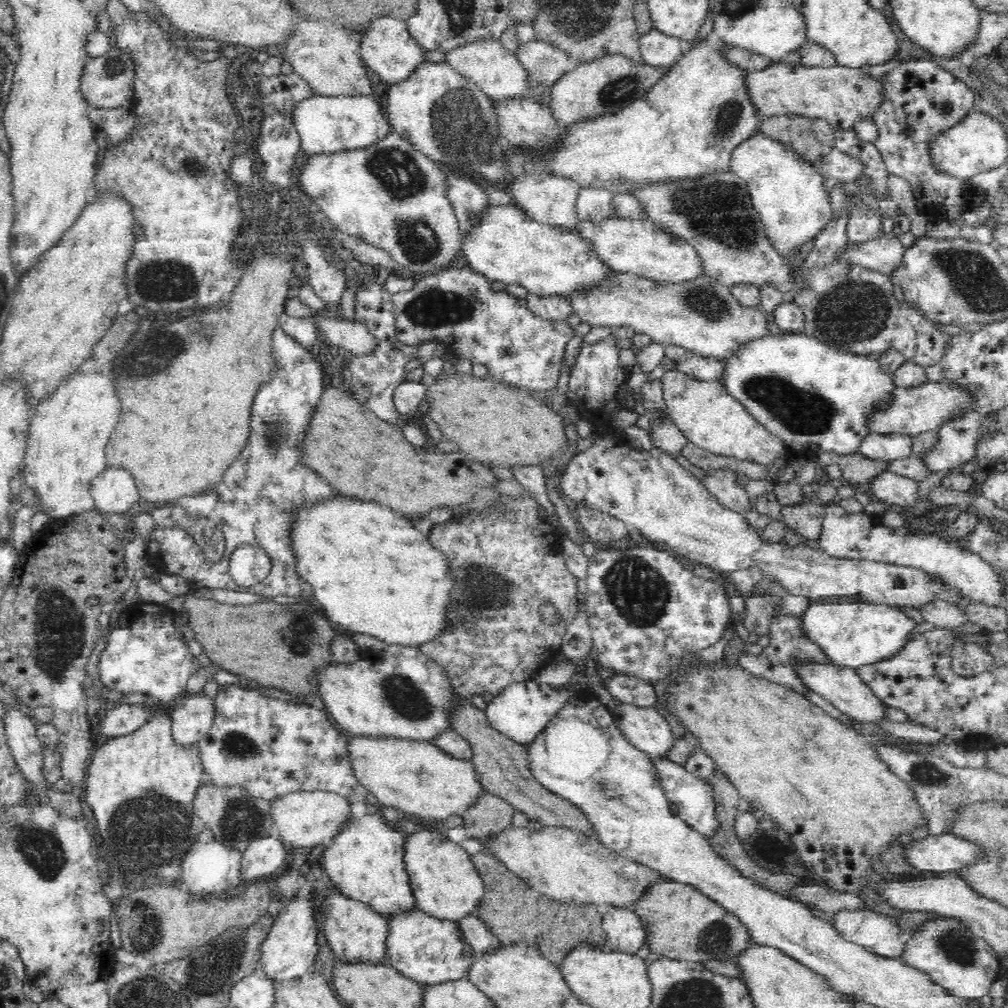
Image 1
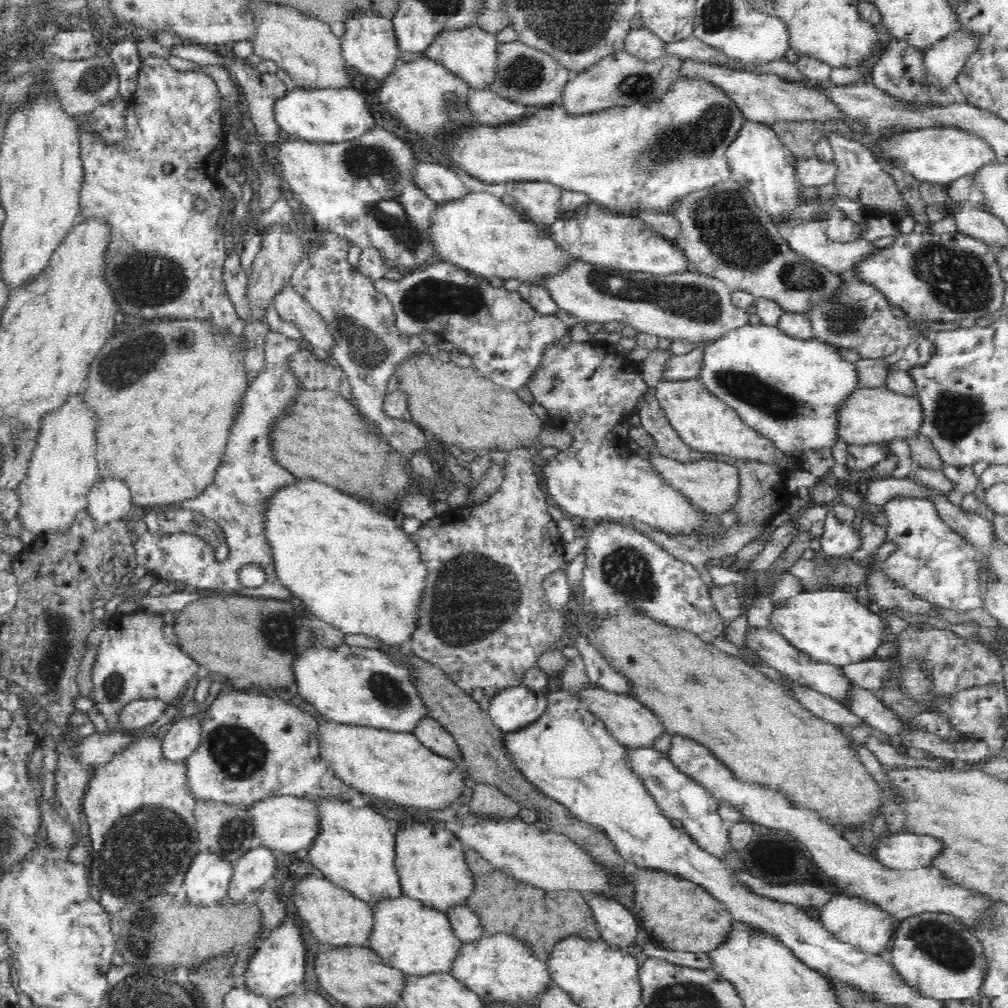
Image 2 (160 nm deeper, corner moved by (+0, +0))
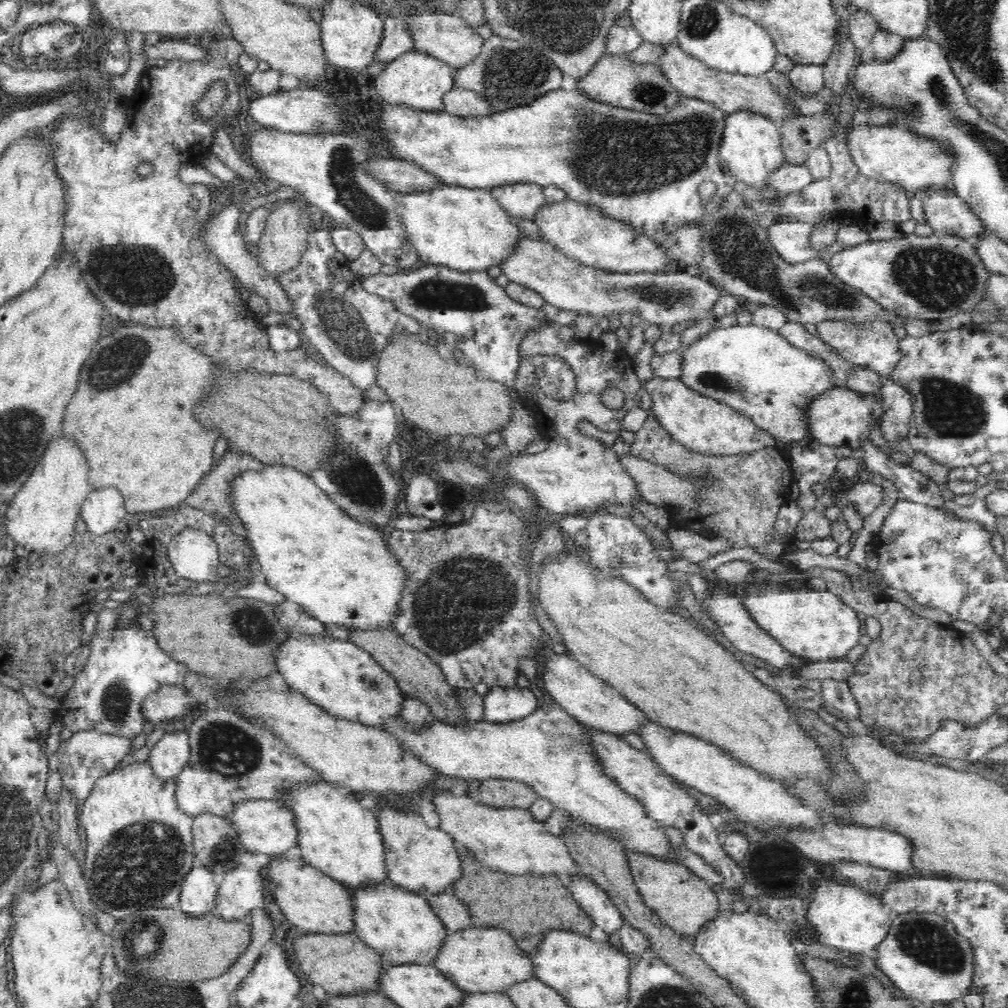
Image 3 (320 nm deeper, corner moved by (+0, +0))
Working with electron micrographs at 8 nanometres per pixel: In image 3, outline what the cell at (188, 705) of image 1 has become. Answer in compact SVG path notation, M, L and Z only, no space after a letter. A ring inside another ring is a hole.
M188 731L168 732L150 750L149 759L156 776L167 779L177 777L190 758Z

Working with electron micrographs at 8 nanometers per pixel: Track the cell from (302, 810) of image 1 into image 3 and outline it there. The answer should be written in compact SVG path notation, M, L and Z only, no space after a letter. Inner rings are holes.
M256 799L240 802L236 804L234 812L228 815L228 819L236 825L244 847L250 852L276 856L283 855L290 848L298 846L300 833L298 833L296 813L282 800Z

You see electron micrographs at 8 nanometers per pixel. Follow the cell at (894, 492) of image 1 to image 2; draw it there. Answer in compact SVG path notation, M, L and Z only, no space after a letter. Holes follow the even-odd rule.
M894 496L883 506L889 524L885 541L897 546L896 551L878 564L886 578L895 586L908 589L942 608L958 612L983 608L980 599L981 556L940 519L934 503L910 496Z

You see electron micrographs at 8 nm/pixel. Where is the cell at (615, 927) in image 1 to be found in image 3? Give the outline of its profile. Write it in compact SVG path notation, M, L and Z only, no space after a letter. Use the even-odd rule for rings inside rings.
M579 873L572 876L568 889L572 891L572 896L588 913L593 923L598 928L602 928L607 936L620 933L622 926L627 924L624 915L618 910L607 892L593 884L587 875Z

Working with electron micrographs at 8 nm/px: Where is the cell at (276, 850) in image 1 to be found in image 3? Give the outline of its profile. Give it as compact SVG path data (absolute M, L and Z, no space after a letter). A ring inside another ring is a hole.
M237 864L220 883L213 913L226 920L236 920L264 904L264 874L262 868Z

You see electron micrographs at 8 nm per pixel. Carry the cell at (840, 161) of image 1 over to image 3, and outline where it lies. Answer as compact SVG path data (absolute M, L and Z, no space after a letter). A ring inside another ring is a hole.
M784 162L776 172L768 176L768 183L773 191L772 197L785 196L802 190L812 182L814 182L812 171L804 163Z

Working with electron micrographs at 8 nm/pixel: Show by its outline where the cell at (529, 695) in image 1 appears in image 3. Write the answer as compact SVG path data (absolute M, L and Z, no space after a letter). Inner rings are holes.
M529 687L489 688L479 703L483 708L483 720L492 724L512 723L526 718L538 708L538 698Z

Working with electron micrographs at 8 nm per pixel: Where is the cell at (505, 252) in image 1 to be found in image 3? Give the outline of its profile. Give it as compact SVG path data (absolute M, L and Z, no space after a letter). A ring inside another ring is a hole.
M447 184L430 192L403 193L400 203L402 203L402 212L400 212L402 220L412 239L412 245L419 253L421 264L442 265L460 272L487 271L492 266L500 267L500 264L512 259L514 250L525 238L522 230L516 225L516 220L511 218L510 213L487 189Z

